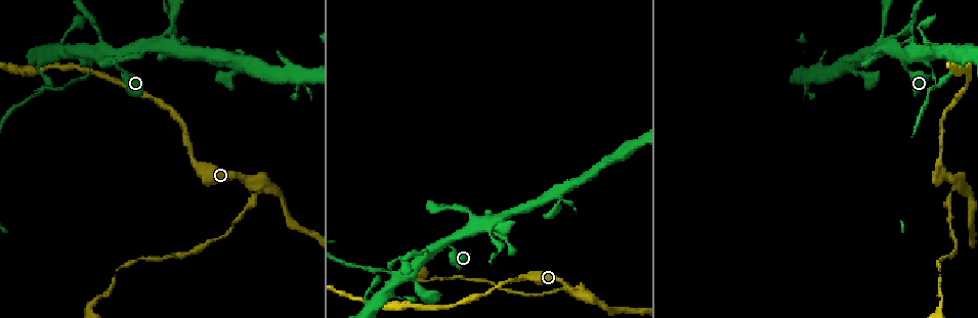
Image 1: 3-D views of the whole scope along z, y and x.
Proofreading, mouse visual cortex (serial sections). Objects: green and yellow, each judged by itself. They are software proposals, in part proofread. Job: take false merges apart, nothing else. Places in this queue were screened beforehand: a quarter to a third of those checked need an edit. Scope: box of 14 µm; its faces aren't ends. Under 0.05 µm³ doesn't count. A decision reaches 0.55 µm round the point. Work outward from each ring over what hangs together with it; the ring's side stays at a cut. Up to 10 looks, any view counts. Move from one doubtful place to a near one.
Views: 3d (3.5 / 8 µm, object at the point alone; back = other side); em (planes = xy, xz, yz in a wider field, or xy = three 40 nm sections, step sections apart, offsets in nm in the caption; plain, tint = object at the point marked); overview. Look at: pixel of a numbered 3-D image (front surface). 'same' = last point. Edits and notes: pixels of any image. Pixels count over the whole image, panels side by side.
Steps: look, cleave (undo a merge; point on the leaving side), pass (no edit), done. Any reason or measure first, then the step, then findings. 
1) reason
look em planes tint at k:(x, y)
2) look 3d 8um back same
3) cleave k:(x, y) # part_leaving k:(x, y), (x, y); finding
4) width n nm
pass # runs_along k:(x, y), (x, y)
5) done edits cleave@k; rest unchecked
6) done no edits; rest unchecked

four or more arms meet
look 3d 3.5um at 1:(494, 221)

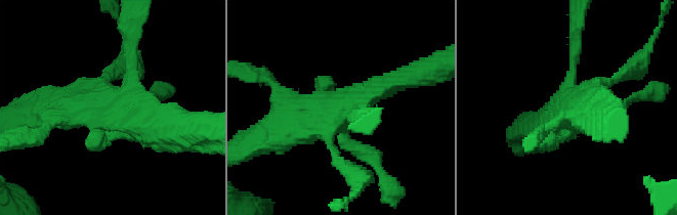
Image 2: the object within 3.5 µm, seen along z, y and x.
look em xy step 5 plain at 2:(341, 112)

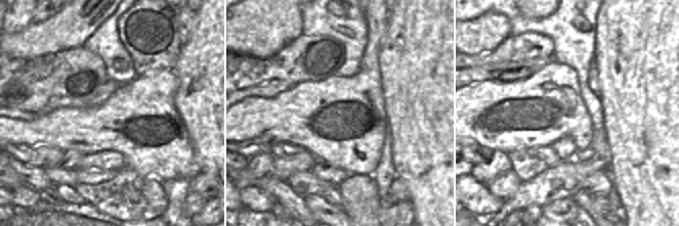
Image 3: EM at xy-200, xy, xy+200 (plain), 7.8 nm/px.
look em xy step 5 tint same

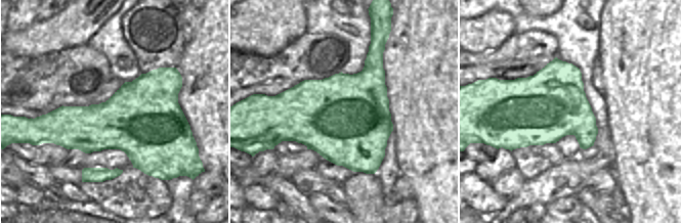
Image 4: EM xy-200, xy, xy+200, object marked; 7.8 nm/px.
width 700 nm
pass # runs_along 2:(280, 132), (342, 111), (395, 79); continuous, no second cell

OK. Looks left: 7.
thin neck
look 3d 3.5um at 1:(932, 72)

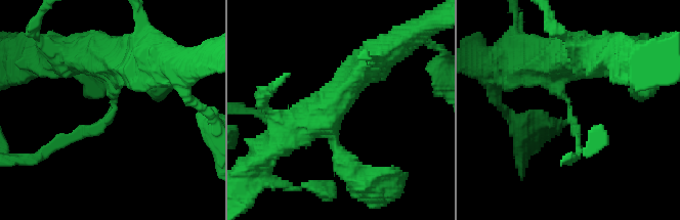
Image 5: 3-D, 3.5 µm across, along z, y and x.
cleave 5:(87, 131) # part_leaving 5:(113, 105), (99, 127), (34, 156); a second cell is stuck on

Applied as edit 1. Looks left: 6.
see it whole again
look overview

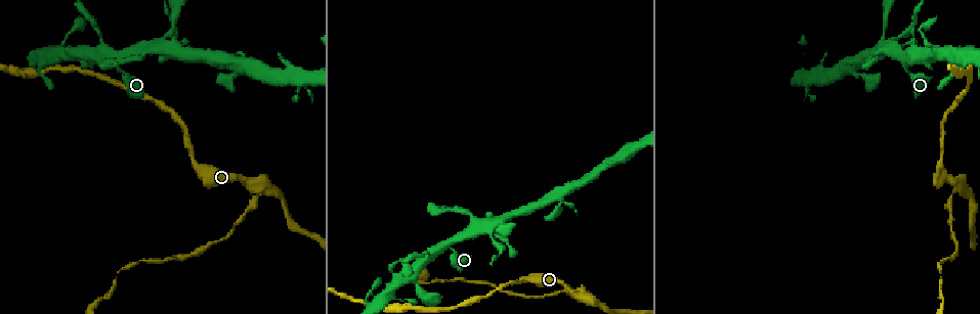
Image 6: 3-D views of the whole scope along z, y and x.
a narrow waist
look 3d 3.5um at 6:(100, 38)

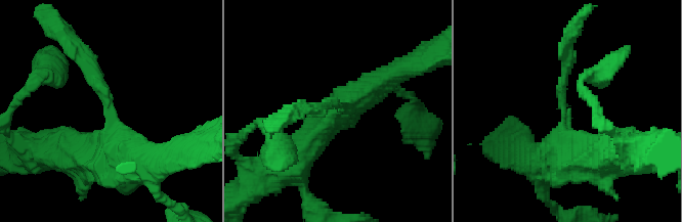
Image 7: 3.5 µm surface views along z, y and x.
arm_widths 200, 500 nm; now the EM
look em xy step 2 tint at 7:(107, 106)

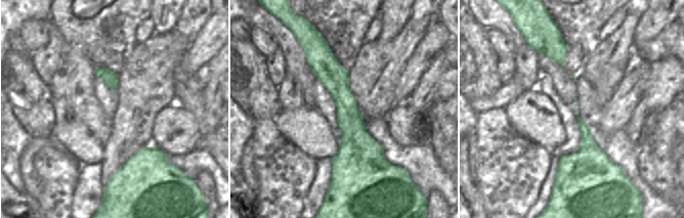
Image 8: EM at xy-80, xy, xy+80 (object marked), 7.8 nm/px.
cut it another way
look em xy step 3 tint same

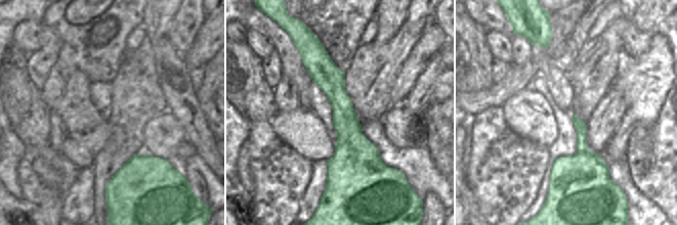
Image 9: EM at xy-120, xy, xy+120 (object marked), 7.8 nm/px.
pass # runs_along 7:(132, 161), (73, 47); one cell here

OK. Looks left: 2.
done edits cleave@5; rest unchecked

